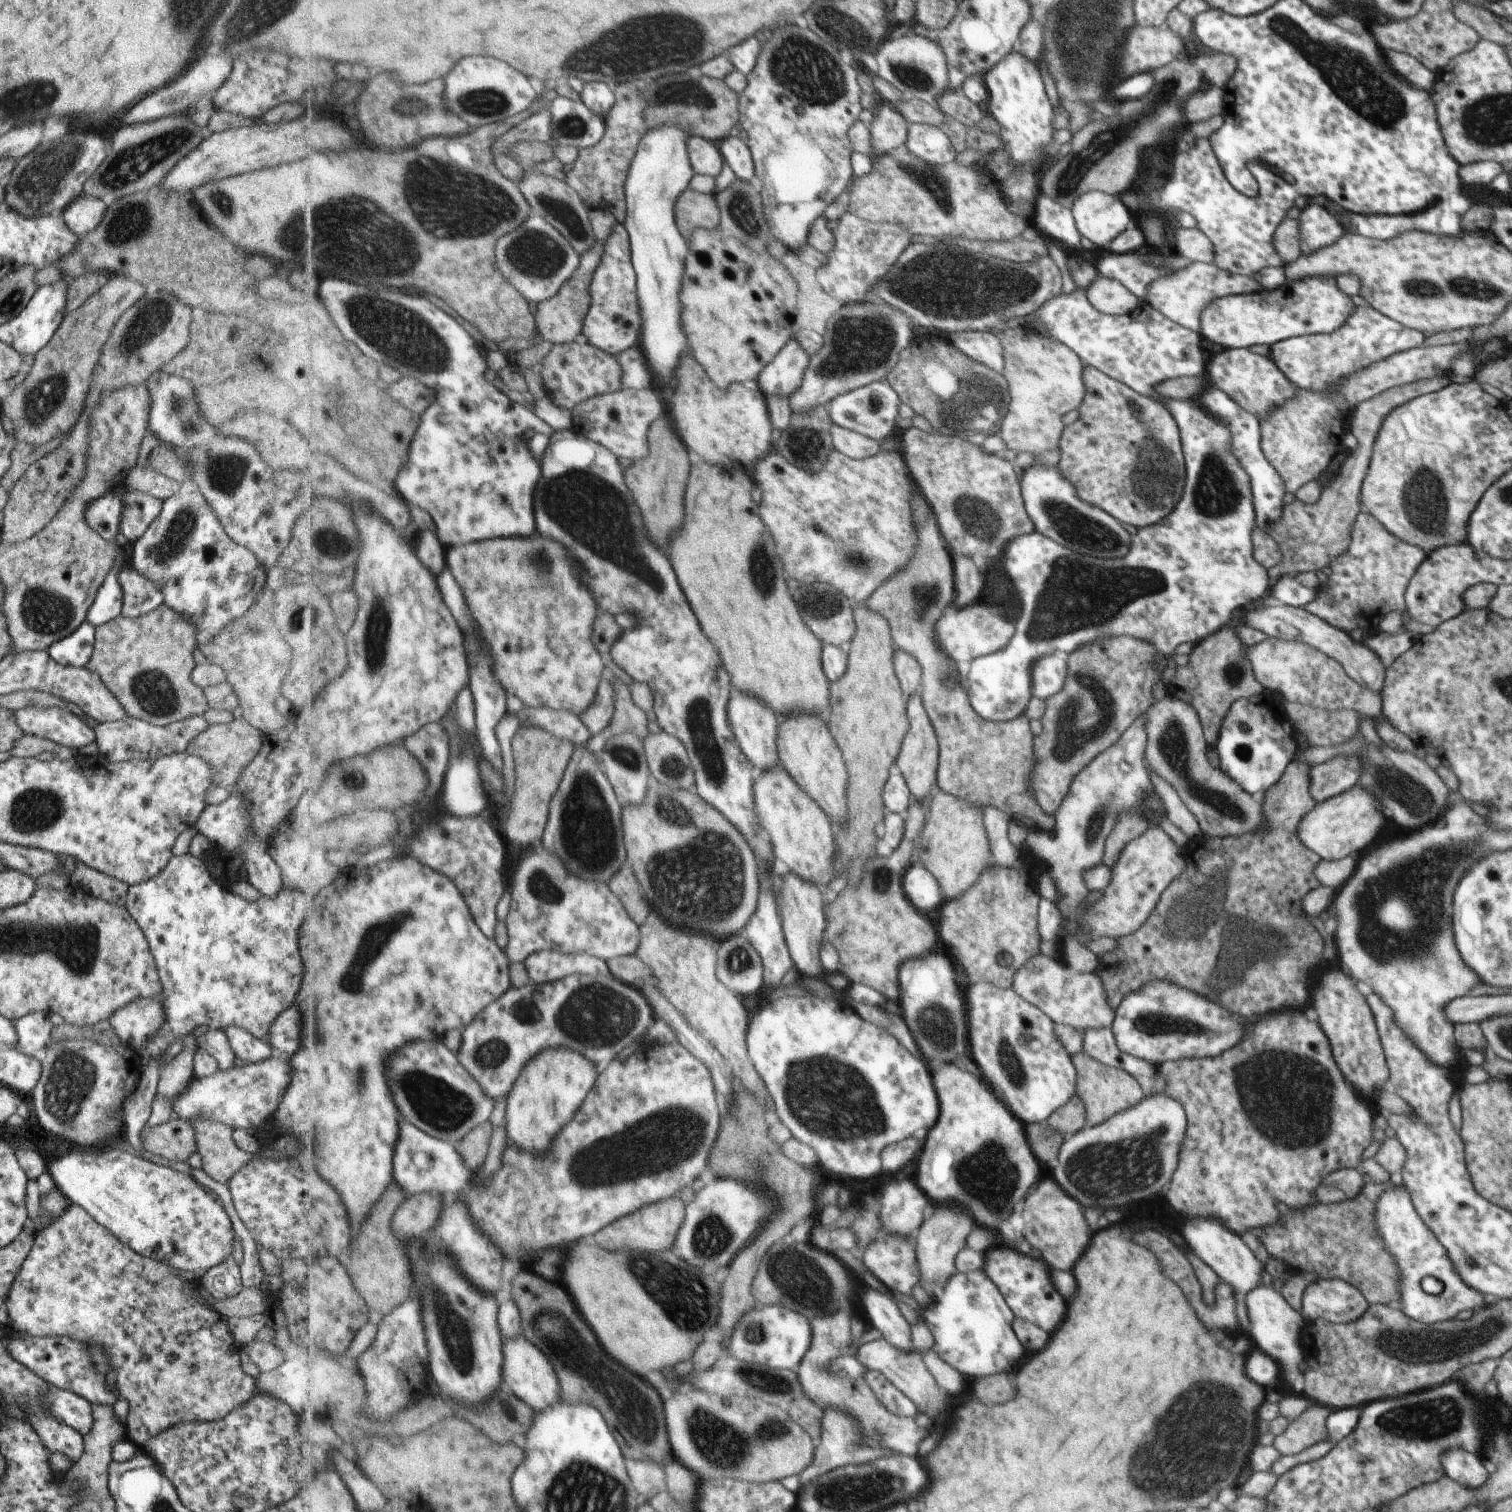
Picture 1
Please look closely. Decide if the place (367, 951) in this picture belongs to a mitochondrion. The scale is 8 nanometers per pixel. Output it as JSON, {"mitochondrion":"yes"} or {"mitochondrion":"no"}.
{"mitochondrion":"yes"}

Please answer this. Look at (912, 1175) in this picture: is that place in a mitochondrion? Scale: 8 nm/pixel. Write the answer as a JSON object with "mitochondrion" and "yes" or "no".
{"mitochondrion":"no"}

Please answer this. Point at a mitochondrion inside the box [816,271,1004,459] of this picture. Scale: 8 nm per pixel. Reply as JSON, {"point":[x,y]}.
{"point":[987,394]}

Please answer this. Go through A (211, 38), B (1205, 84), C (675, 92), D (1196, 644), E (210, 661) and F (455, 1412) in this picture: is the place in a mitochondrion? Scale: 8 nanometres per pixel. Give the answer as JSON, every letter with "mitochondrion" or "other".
{"A":"mitochondrion","B":"other","C":"mitochondrion","D":"other","E":"other","F":"other"}

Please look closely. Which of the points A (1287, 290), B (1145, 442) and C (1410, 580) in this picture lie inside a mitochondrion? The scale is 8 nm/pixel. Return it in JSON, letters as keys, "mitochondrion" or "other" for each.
{"A":"other","B":"mitochondrion","C":"other"}

